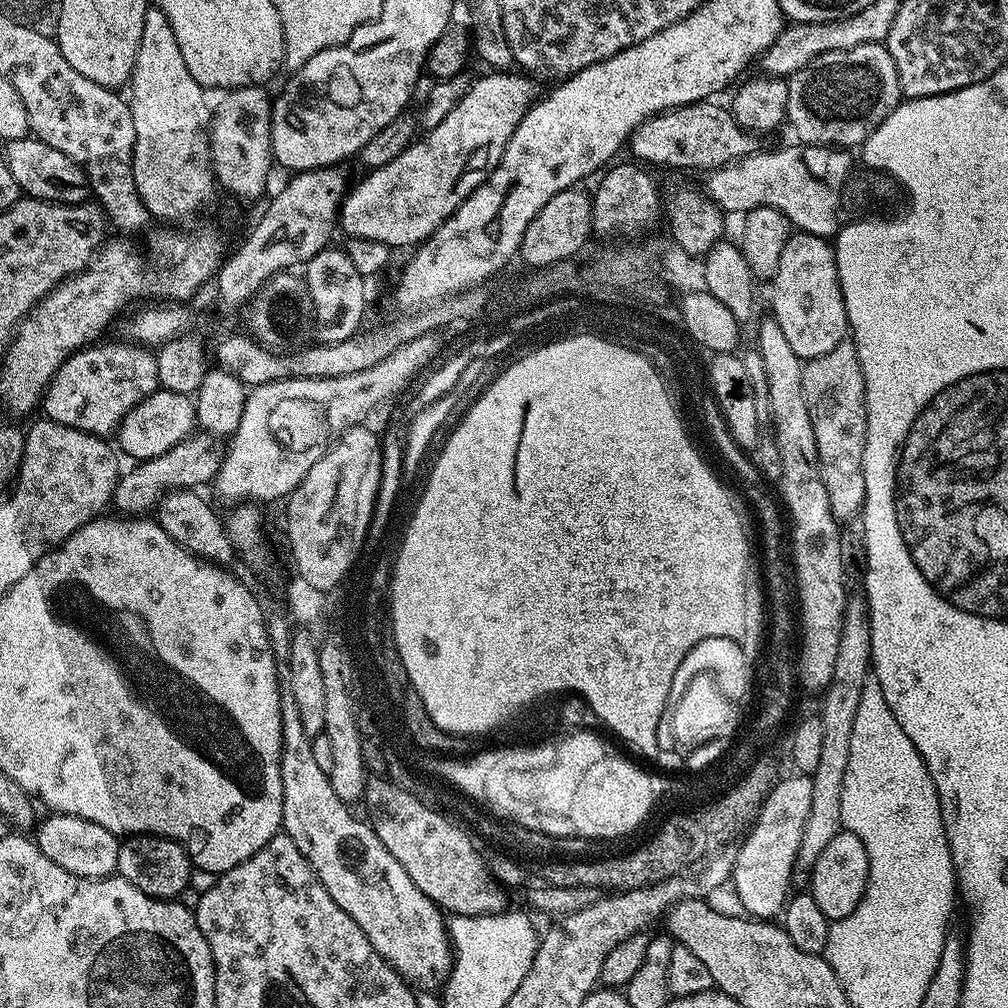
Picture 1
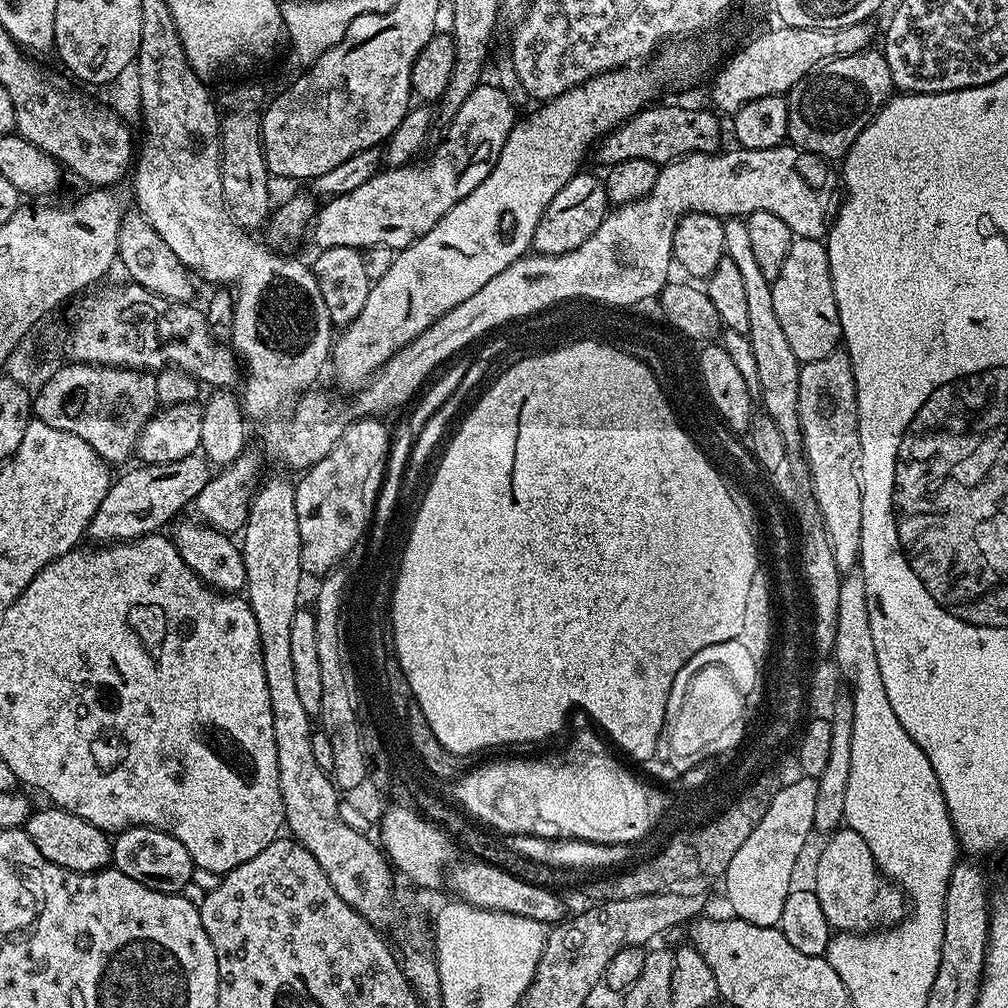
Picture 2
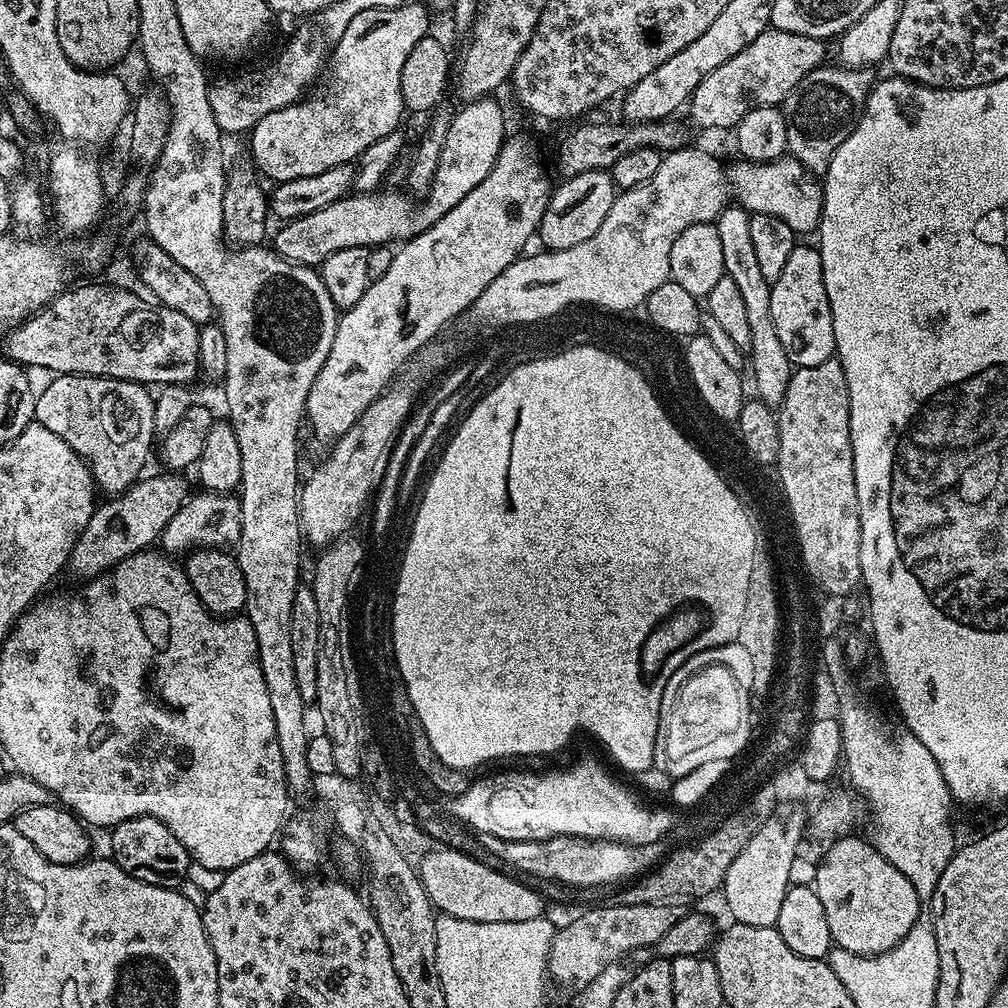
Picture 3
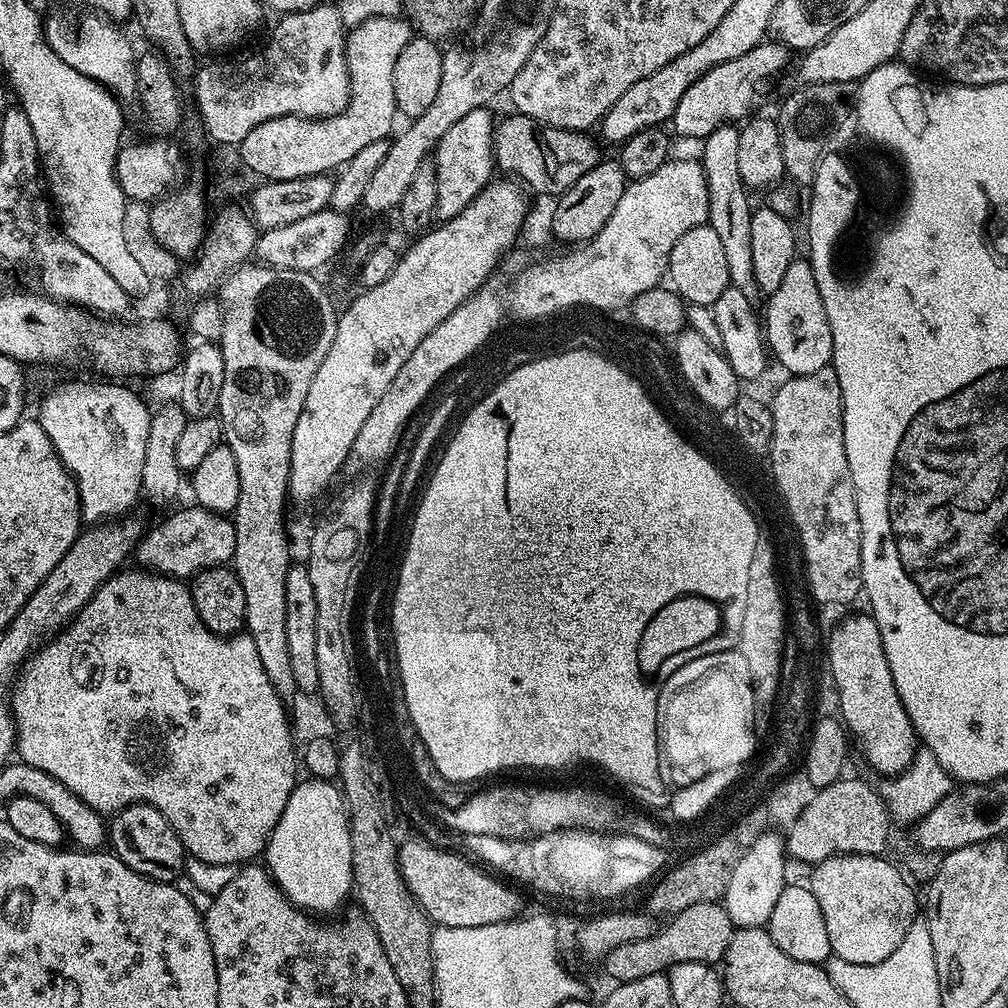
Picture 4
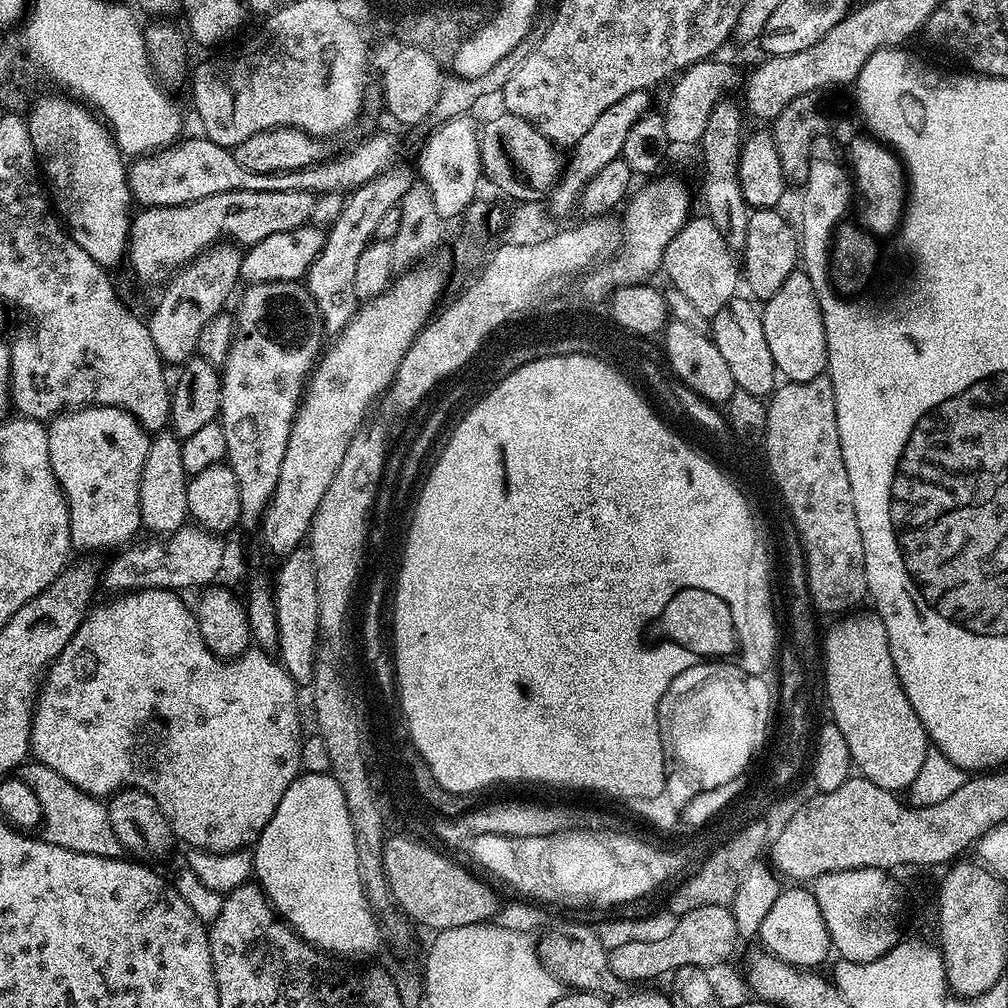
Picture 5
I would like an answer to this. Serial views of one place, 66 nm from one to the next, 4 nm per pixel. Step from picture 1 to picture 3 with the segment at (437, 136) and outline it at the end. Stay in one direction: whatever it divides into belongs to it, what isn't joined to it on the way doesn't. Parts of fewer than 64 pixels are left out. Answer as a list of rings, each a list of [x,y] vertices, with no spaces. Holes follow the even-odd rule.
[[[496,98],[474,100],[463,107],[461,112],[459,109],[453,115],[450,134],[446,134],[438,174],[434,174],[434,186],[427,197],[417,203],[420,204],[417,208],[412,208],[413,197],[404,190],[349,194],[318,210],[313,216],[302,216],[280,226],[276,232],[274,251],[295,264],[318,266],[325,256],[334,254],[334,250],[388,246],[393,243],[391,240],[403,242],[425,232],[430,225],[438,222],[438,218],[458,206],[458,202],[462,202],[462,198],[466,198],[466,194],[470,194],[470,190],[474,190],[474,186],[490,174],[506,139],[504,112]]]

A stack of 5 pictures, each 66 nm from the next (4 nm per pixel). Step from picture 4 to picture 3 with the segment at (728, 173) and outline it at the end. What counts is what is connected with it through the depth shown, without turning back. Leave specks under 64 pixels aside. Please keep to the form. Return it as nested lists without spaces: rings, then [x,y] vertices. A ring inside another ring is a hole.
[[[729,206],[722,210],[722,214],[715,220],[718,230],[718,238],[722,242],[722,262],[724,263],[724,274],[734,278],[738,290],[746,306],[746,322],[750,325],[750,368],[752,364],[752,380],[756,383],[755,395],[763,404],[769,404],[772,409],[779,409],[780,404],[786,398],[786,388],[790,386],[790,378],[793,374],[790,358],[786,358],[786,350],[782,342],[778,342],[778,330],[774,330],[774,318],[770,318],[770,290],[771,283],[763,276],[762,270],[758,267],[758,258],[754,251],[754,241],[750,234],[750,213],[739,206]]]

